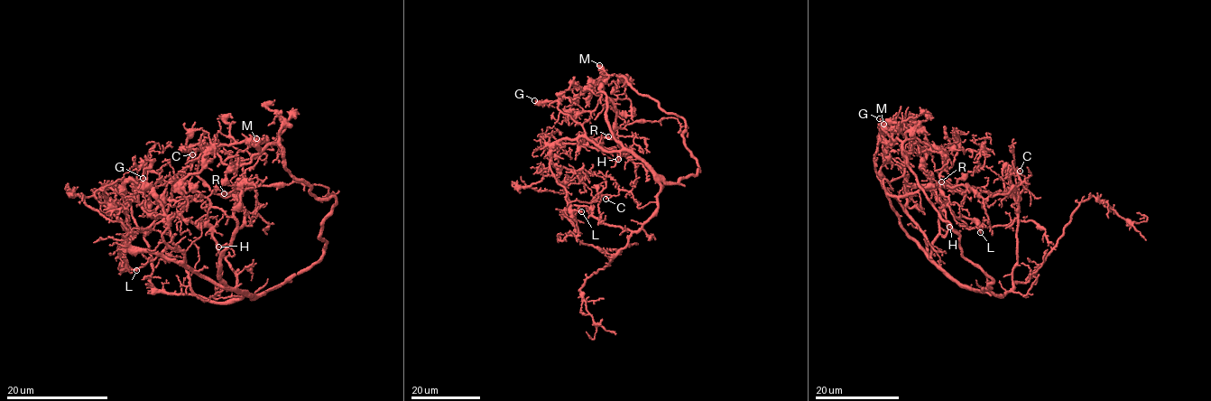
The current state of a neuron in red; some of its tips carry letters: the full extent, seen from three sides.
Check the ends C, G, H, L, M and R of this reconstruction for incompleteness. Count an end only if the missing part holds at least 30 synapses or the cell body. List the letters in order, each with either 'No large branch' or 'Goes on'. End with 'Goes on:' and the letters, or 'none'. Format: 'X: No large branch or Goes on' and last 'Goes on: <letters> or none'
C: No large branch
G: No large branch
H: No large branch
L: No large branch
M: No large branch
R: No large branch
Goes on: none

